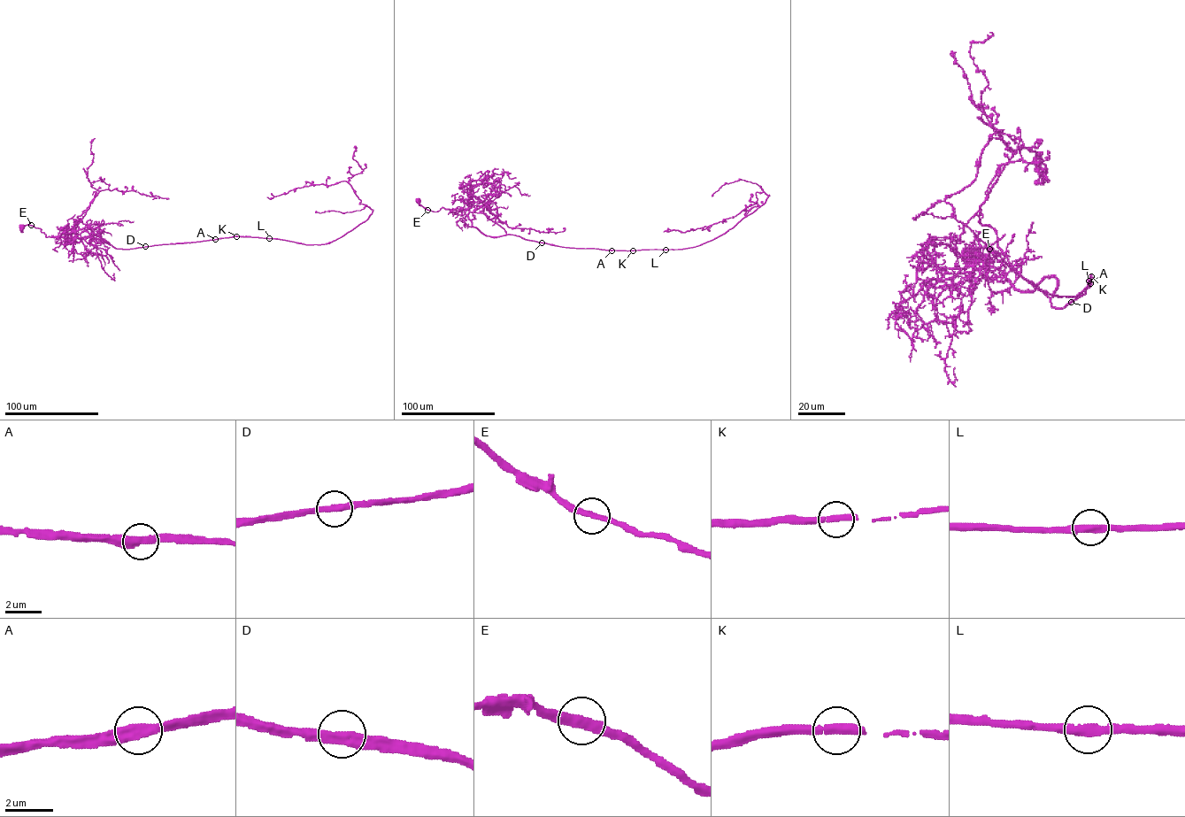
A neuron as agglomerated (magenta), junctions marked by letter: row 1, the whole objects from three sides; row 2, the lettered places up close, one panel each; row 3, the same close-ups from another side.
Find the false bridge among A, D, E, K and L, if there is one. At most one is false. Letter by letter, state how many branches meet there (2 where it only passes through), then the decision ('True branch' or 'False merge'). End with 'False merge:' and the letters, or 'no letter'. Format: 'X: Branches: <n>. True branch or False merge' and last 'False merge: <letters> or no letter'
A: Branches: 2. True branch
D: Branches: 2. True branch
E: Branches: 2. True branch
K: Branches: 1. True branch
L: Branches: 2. True branch
False merge: no letter

